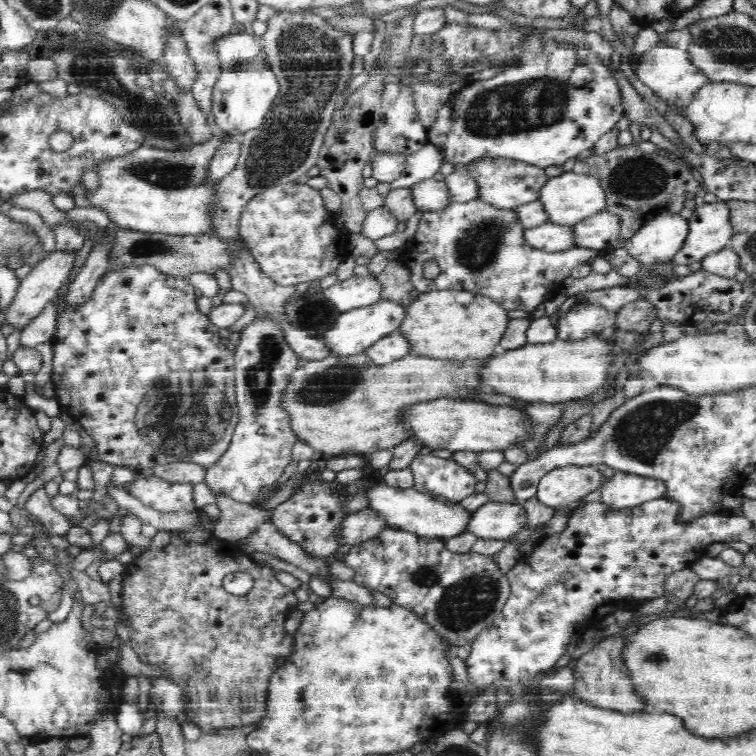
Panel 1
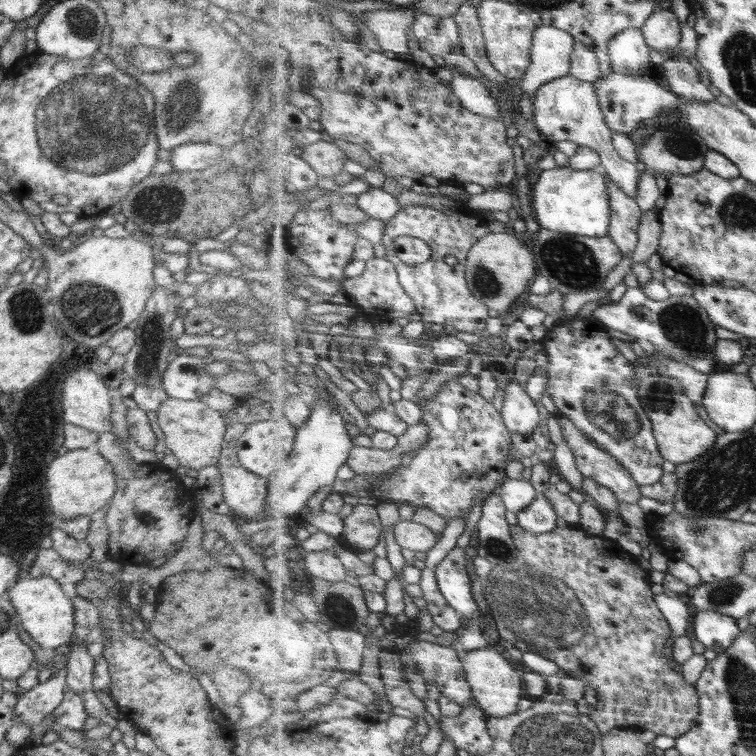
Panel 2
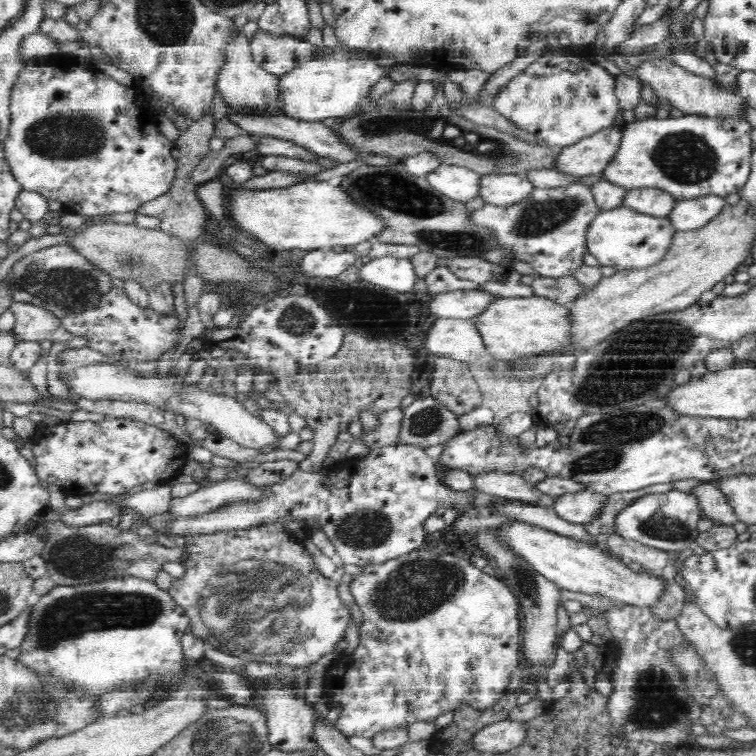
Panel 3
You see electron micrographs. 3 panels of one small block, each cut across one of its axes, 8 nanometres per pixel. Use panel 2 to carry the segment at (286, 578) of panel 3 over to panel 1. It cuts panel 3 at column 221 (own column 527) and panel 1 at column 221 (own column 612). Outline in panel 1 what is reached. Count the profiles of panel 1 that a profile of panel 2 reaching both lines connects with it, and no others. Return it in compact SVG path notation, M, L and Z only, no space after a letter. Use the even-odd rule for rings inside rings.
M174 531L171 533L171 540L168 546L164 548L150 548L141 552L136 559L127 565L122 578L121 592L121 609L129 617L132 622L131 626L131 645L132 648L140 655L144 662L159 664L162 668L169 670L171 680L174 680L178 685L186 688L188 692L188 710L191 720L199 726L202 734L215 735L216 732L224 730L224 728L243 727L244 725L259 722L266 716L267 702L270 692L270 679L274 674L276 667L280 661L287 658L295 649L295 635L286 632L284 623L288 620L289 615L293 612L297 605L295 592L290 588L280 584L278 574L281 572L276 567L268 567L267 565L258 565L252 558L251 554L242 551L237 547L236 542L210 536L205 542L196 542L188 539L184 531ZM244 572L250 574L254 580L254 588L248 594L238 596L230 594L224 589L224 578L231 573Z

